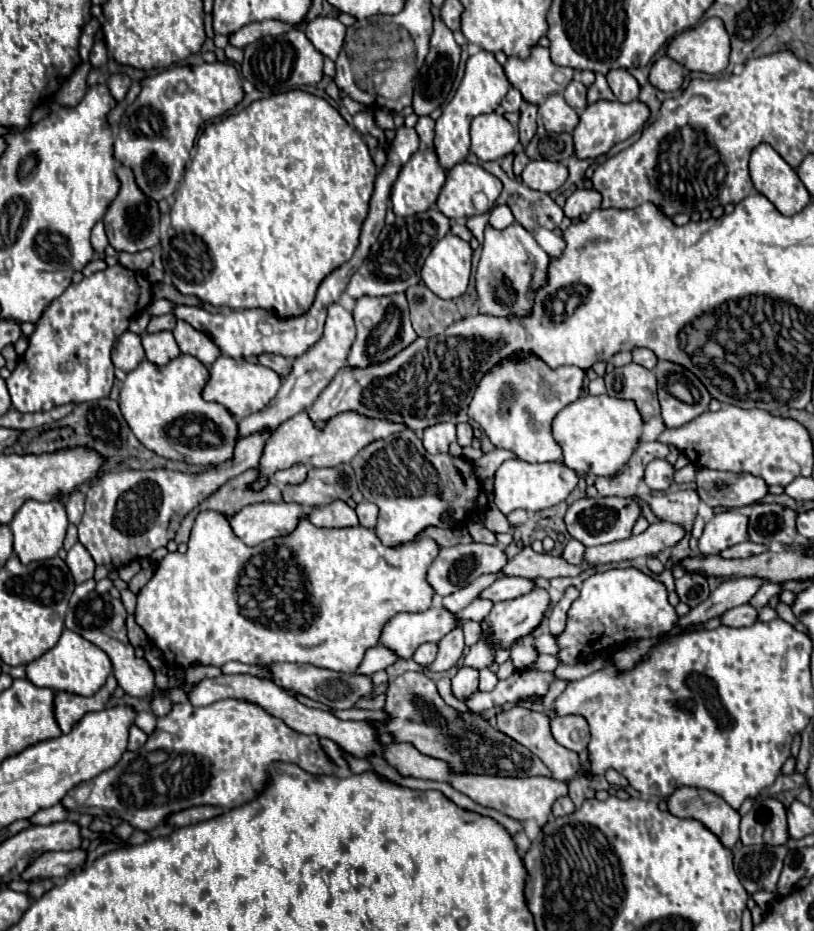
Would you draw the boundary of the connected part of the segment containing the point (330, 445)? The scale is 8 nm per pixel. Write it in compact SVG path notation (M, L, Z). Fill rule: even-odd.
M302 411L296 417L284 421L284 425L280 425L280 429L274 429L268 437L258 465L258 479L250 483L250 489L262 491L272 481L276 471L290 469L298 463L308 467L336 467L340 463L350 463L352 457L360 453L370 441L388 437L400 429L404 429L404 425L392 425L390 421L372 421L368 417L360 417L360 413L340 413L332 417L332 421L328 421L324 431L318 431L308 419L306 411Z

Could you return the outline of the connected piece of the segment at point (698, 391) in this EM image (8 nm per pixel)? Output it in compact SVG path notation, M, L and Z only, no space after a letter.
M658 361L654 375L658 379L658 399L666 427L680 427L708 411L712 397L688 369L670 361Z

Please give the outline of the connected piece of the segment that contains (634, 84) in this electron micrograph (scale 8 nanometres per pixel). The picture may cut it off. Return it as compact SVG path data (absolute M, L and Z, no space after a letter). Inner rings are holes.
M616 69L616 71L608 73L606 79L608 79L608 85L610 85L612 93L616 95L616 99L620 103L630 103L630 101L638 99L640 85L626 69Z

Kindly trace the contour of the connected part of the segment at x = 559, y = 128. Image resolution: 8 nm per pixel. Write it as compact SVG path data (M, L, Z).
M552 95L548 97L540 107L538 107L538 115L542 119L542 125L548 131L554 133L572 133L580 121L578 113L564 101L562 95Z

